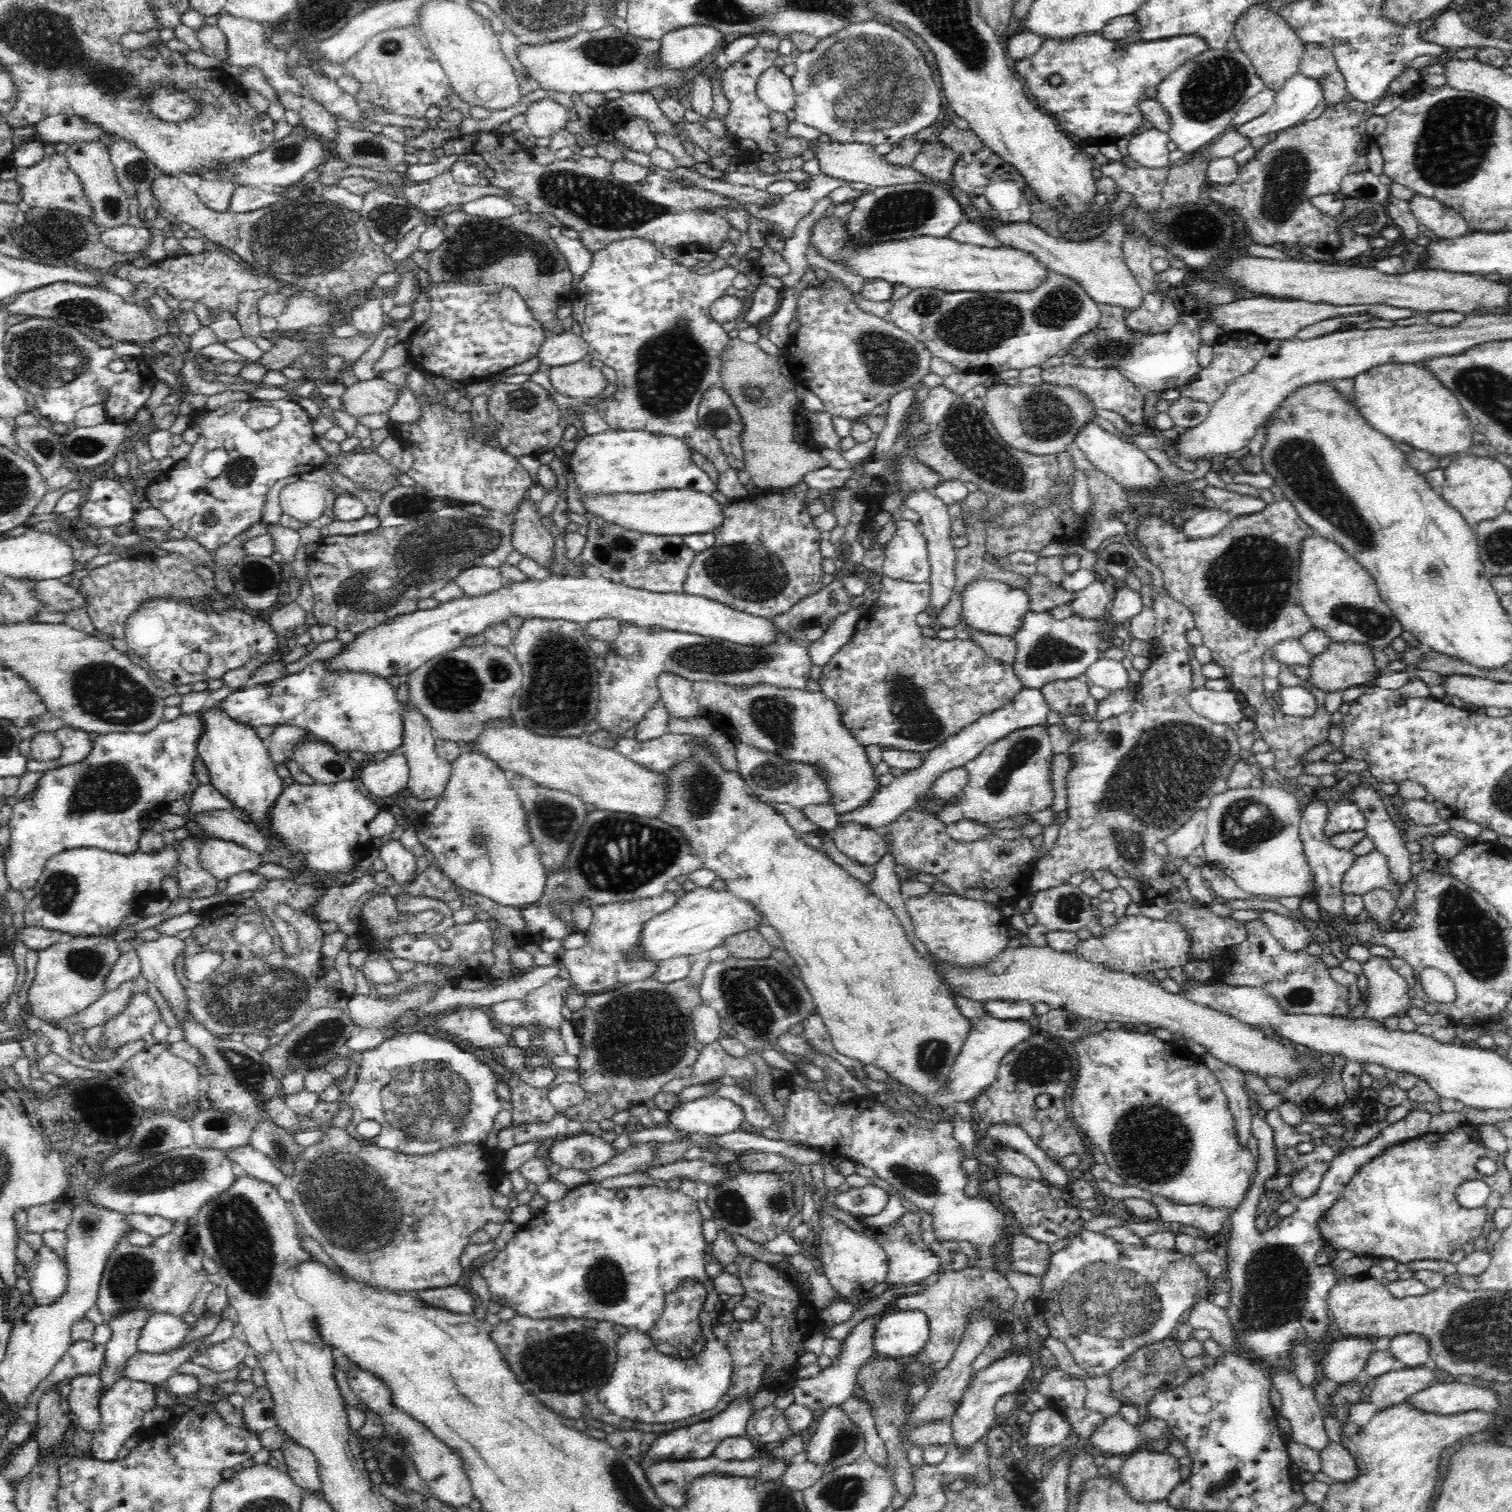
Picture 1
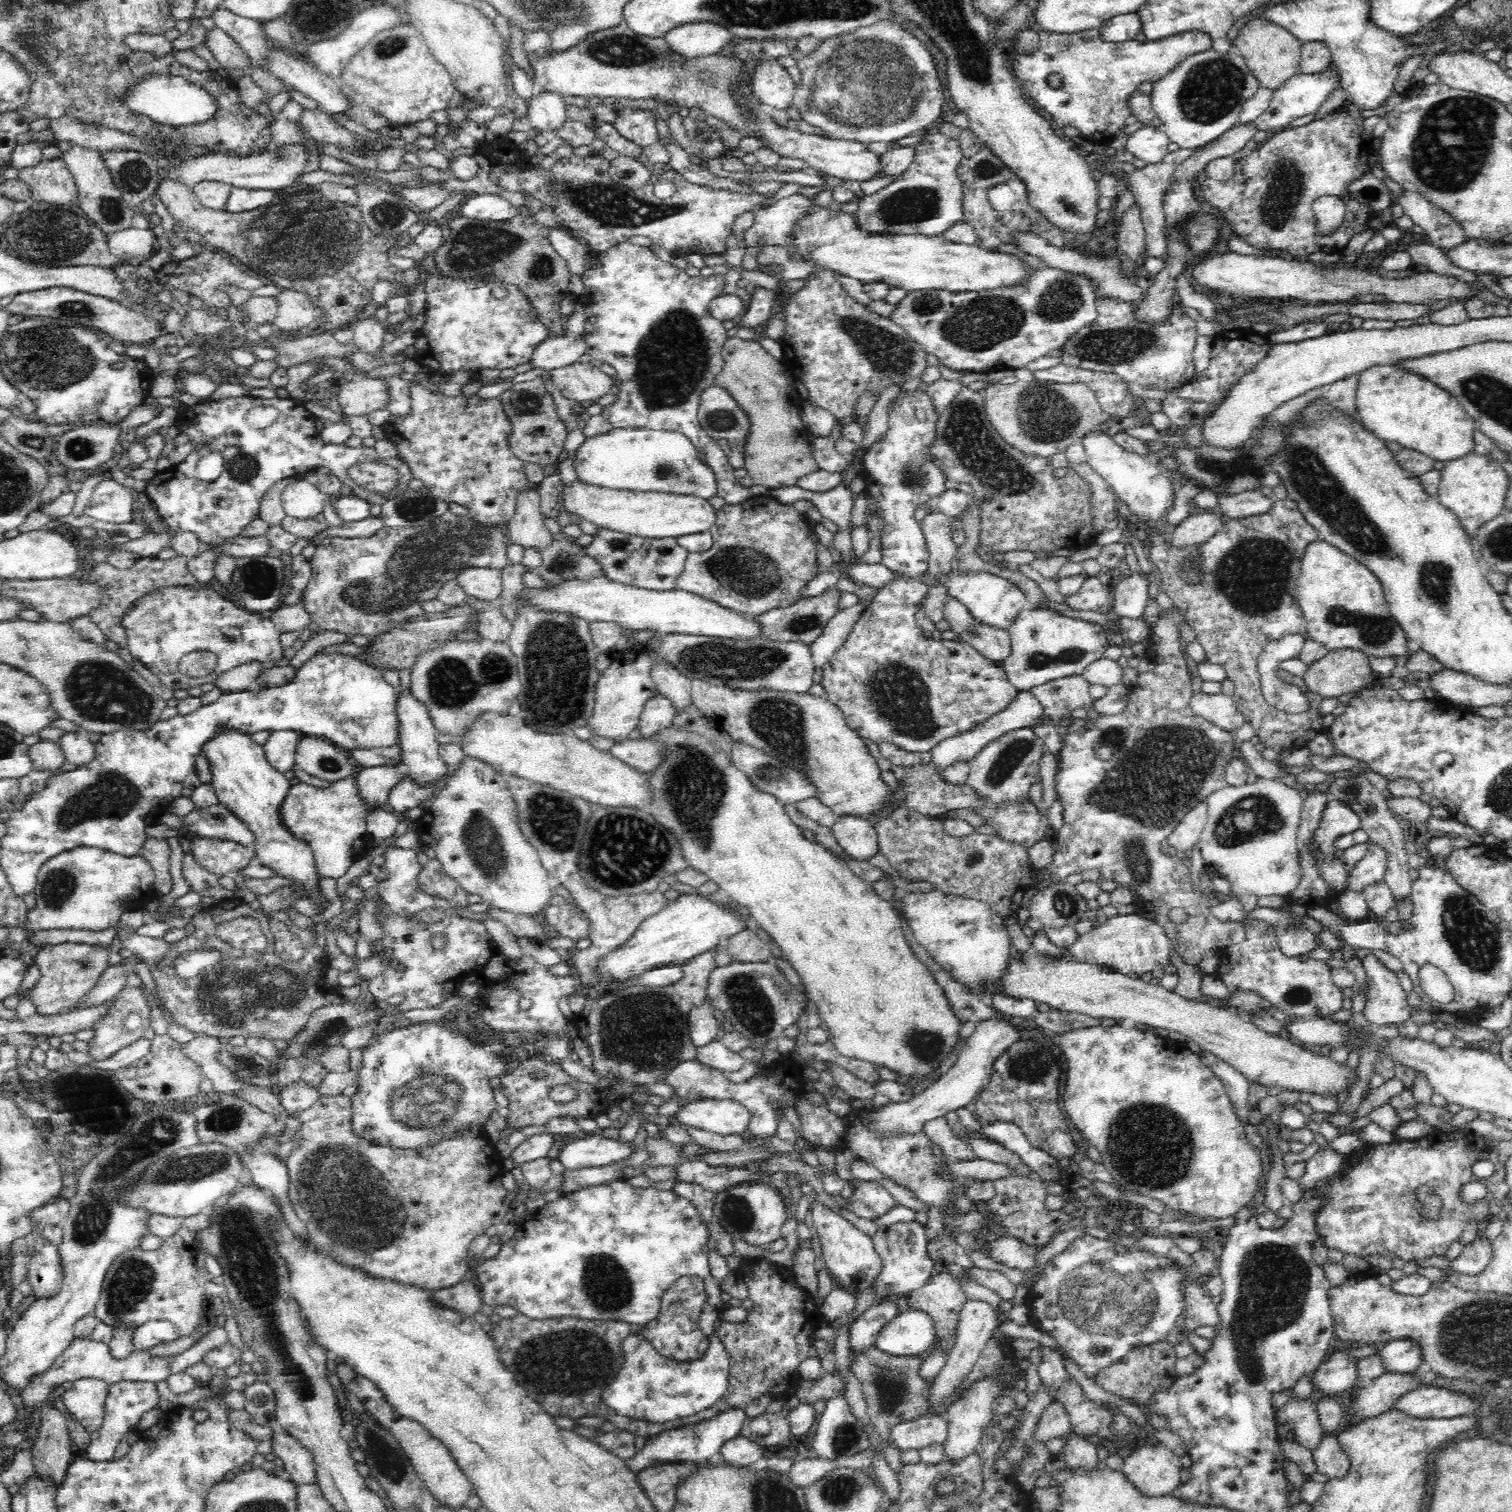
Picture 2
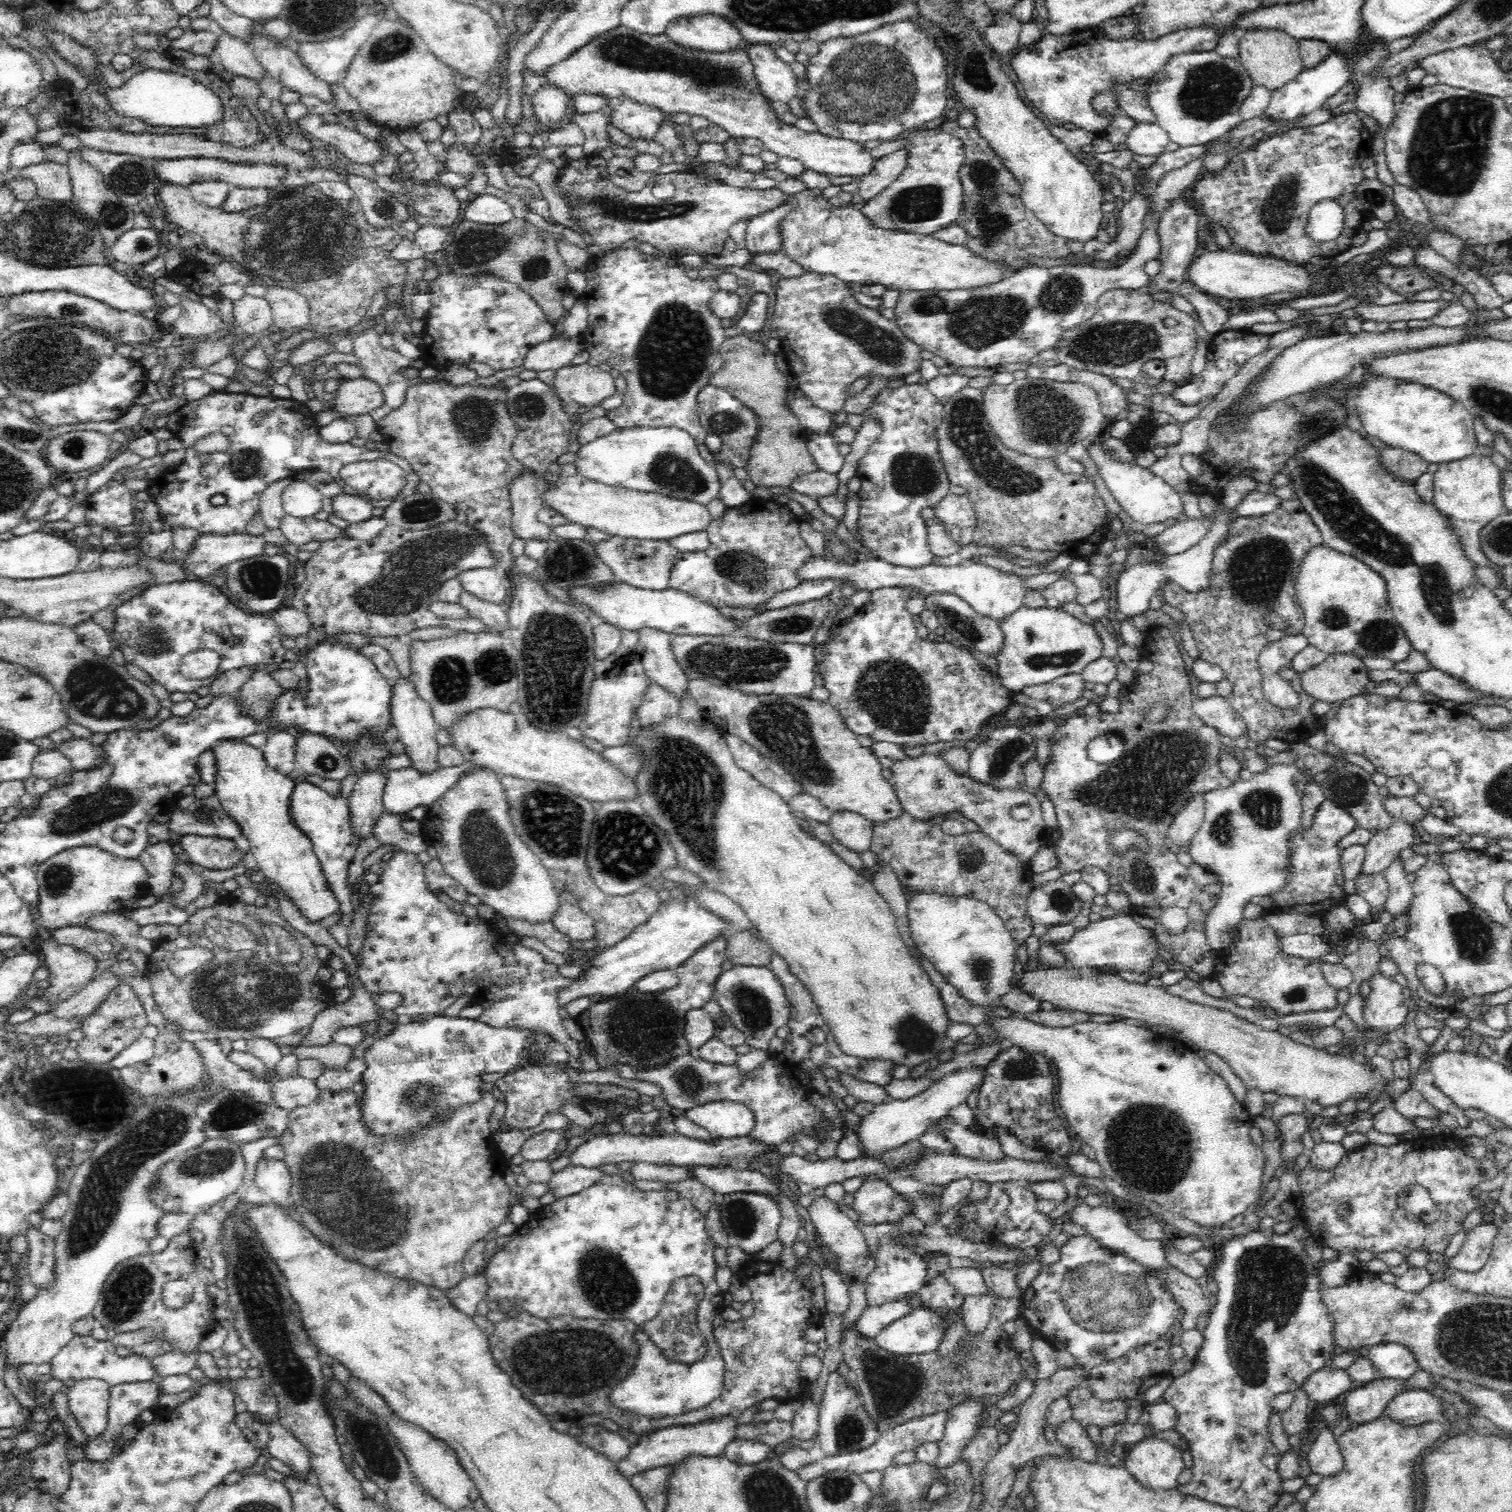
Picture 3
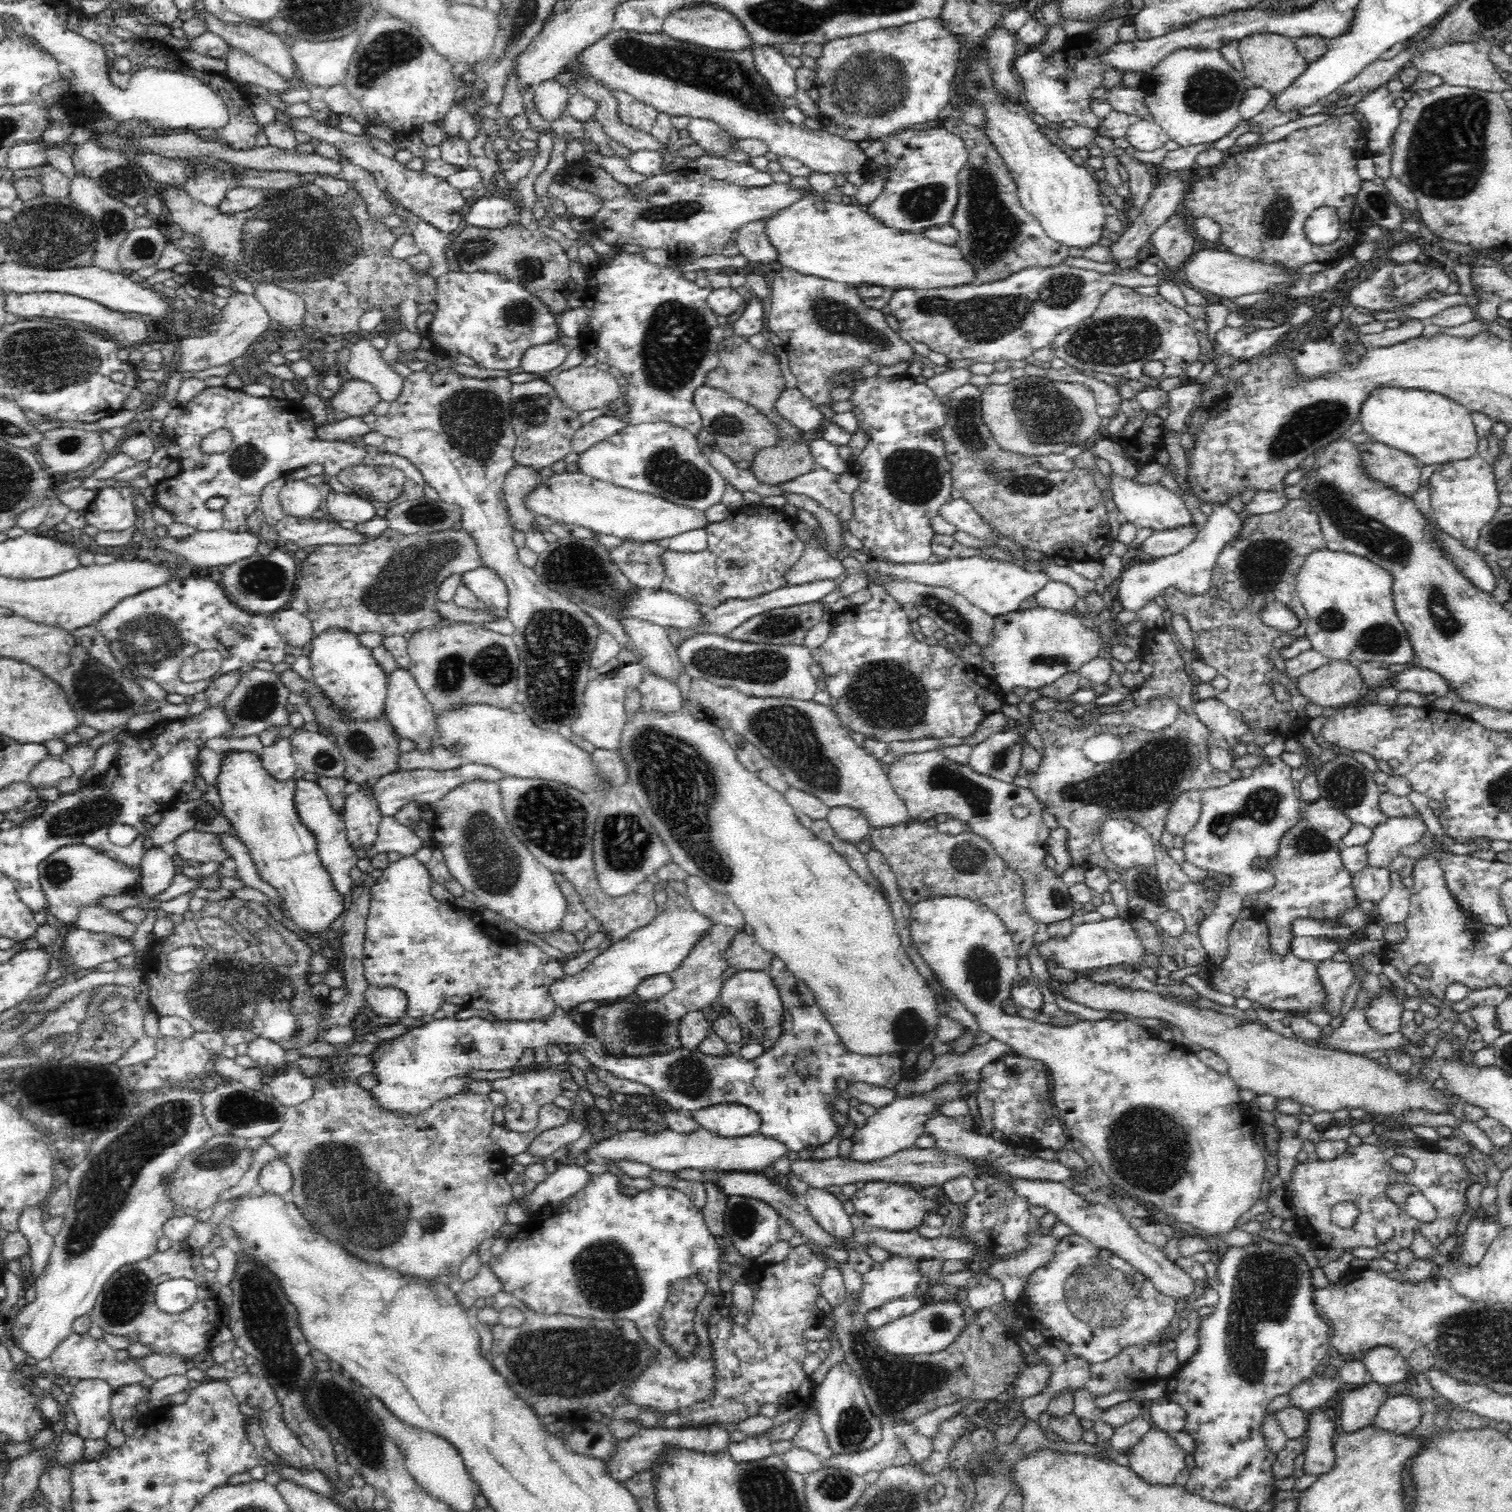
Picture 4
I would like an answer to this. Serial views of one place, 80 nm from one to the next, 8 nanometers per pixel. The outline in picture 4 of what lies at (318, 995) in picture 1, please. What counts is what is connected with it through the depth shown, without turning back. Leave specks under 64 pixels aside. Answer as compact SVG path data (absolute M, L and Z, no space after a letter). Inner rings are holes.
M221 893L202 906L190 919L174 924L168 936L156 937L149 946L148 954L143 958L140 969L143 979L148 984L149 1002L153 1010L161 1016L179 1016L188 1019L196 1031L218 1032L222 1034L226 1045L225 1055L234 1059L236 1044L248 1044L256 1038L267 1038L277 1042L284 1050L300 1048L316 1042L318 1024L320 1024L320 999L310 997L313 985L308 981L312 949L293 930L289 930L282 920L271 914L262 916L262 920L272 926L284 942L293 948L297 959L290 966L270 964L258 950L250 950L248 958L246 949L224 954L207 947L199 935L199 922L204 917L220 916L220 904L232 908L242 899ZM182 947L204 949L204 956L194 970L184 975L172 972L168 968L167 956Z

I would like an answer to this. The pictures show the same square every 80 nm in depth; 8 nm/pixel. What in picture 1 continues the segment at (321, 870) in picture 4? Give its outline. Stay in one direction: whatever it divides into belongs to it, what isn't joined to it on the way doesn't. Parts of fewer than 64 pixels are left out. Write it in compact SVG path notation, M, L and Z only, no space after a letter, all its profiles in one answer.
M216 708L205 709L203 718L207 721L207 732L198 746L199 757L208 768L211 784L231 802L231 806L249 818L249 822L266 839L268 852L262 857L264 862L278 864L294 874L312 873L307 856L293 852L278 833L270 831L270 812L280 794L287 788L282 776L278 776L275 764L270 760L266 741L259 738L252 728L236 725L232 719Z

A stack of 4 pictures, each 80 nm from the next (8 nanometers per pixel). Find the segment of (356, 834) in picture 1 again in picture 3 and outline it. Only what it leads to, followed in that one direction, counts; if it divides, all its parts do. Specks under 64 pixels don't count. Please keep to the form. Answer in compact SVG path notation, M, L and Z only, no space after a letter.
M349 774L342 782L342 794L332 796L326 793L322 788L311 784L310 782L300 782L296 784L294 793L290 798L290 813L294 823L300 827L302 832L306 833L313 843L313 852L316 854L320 866L324 869L324 875L328 879L331 891L340 901L340 910L338 917L327 924L331 936L342 947L348 949L348 928L340 923L339 916L346 916L352 912L350 884L348 884L348 868L354 860L355 853L359 847L360 839L352 834L348 820L349 806L348 796L352 788L356 785L358 776Z

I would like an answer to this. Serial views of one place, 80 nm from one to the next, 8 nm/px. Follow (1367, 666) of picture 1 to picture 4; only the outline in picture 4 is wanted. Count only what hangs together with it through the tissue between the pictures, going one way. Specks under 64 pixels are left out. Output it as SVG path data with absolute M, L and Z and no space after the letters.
M1337 660L1300 676L1296 688L1309 704L1322 706L1323 709L1350 706L1367 689L1358 667Z

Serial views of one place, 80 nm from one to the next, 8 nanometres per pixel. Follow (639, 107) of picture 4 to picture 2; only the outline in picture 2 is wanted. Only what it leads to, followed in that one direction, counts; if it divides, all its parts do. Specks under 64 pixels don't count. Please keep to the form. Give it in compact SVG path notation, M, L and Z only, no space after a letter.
M620 107L616 114L613 126L624 138L640 147L654 144L658 140L658 111Z

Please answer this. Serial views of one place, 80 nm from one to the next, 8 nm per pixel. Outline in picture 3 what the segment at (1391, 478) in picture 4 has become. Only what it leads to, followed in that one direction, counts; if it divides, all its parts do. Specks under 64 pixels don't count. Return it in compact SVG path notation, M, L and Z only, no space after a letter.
M1390 446L1377 448L1377 461L1385 472L1408 486L1415 486L1416 480L1427 472L1429 465L1412 452Z

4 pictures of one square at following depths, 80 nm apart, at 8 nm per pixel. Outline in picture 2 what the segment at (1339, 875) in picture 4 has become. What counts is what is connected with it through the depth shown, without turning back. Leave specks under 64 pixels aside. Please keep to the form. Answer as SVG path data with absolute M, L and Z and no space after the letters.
M1328 799L1322 811L1320 822L1312 831L1309 844L1299 846L1300 852L1297 853L1297 864L1300 865L1300 880L1294 890L1283 896L1285 902L1296 904L1296 906L1304 906L1306 909L1329 908L1329 905L1337 902L1336 898L1339 898L1339 892L1324 879L1323 872L1320 871L1320 865L1336 860L1337 855L1340 854L1340 850L1335 846L1336 840L1358 830L1358 828L1361 828L1360 819L1353 813L1353 810L1350 810L1338 800Z

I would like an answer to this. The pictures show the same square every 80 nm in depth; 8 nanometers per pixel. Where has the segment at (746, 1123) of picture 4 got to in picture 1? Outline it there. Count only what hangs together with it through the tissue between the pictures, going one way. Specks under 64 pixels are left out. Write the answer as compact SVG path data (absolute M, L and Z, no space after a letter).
M714 1095L686 1101L669 1110L668 1125L678 1131L725 1135L740 1130L744 1107Z

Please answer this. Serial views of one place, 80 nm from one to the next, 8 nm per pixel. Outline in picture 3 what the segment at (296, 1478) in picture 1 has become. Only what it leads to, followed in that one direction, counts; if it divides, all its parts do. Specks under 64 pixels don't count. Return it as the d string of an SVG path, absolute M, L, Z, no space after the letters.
M278 1415L265 1425L269 1434L269 1456L281 1460L301 1474L312 1469L306 1447L280 1423Z

